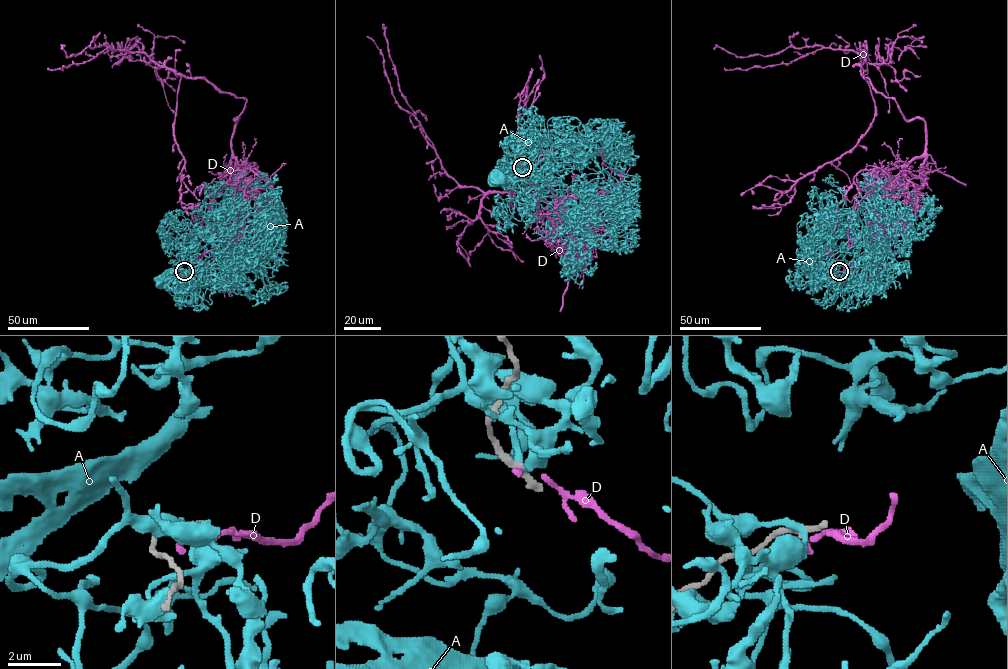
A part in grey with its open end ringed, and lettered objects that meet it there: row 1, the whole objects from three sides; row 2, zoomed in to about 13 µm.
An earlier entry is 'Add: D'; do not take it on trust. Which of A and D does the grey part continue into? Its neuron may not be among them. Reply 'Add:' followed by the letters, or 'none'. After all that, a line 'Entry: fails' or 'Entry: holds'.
Add: none
Entry: fails

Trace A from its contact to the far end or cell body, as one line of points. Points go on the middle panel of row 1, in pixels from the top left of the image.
A: (521, 166), (516, 160), (510, 161), (535, 165), (532, 174), (567, 202), (559, 193), (496, 177)

